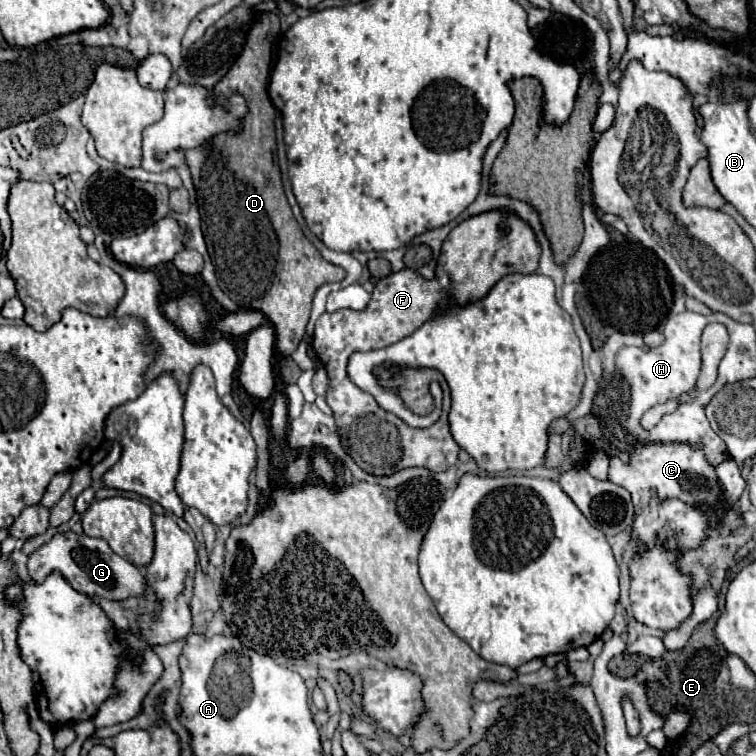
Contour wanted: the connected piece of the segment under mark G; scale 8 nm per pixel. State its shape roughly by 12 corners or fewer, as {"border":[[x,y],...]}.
{"border":[[55,534],[29,556],[41,582],[59,570],[75,590],[125,600],[145,578],[105,540]]}

